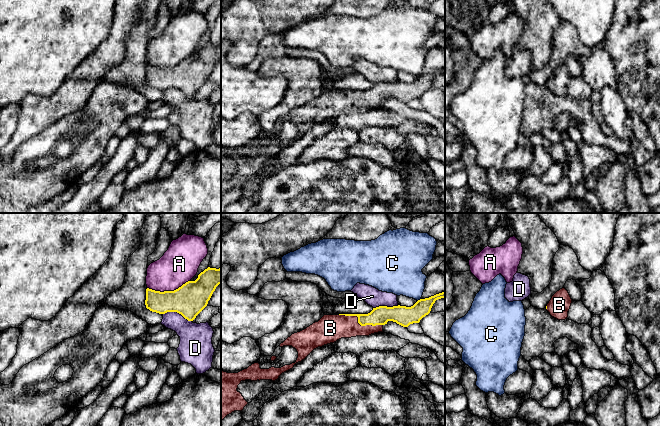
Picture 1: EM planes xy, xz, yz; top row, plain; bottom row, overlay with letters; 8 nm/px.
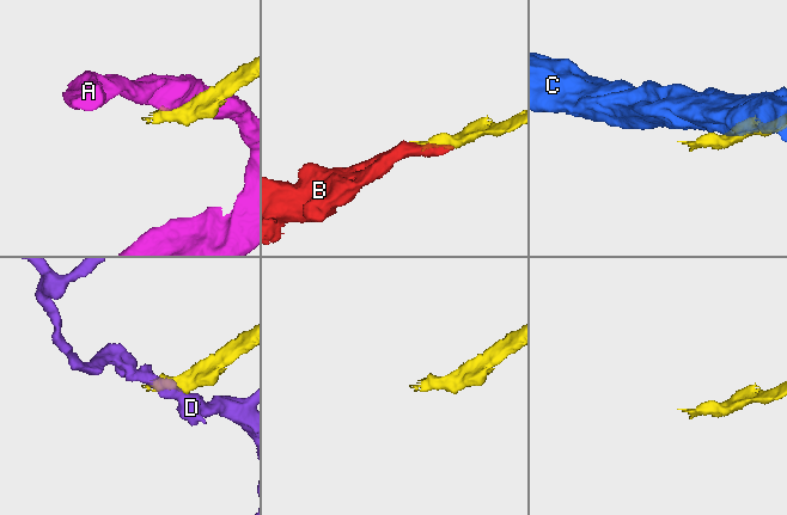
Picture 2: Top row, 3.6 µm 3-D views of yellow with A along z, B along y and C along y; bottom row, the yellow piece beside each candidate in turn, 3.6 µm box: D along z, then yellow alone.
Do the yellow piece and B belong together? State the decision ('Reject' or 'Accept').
Accept

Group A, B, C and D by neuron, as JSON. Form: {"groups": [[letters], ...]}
{"groups": [["A"], ["B"], ["C"], ["D"]]}

